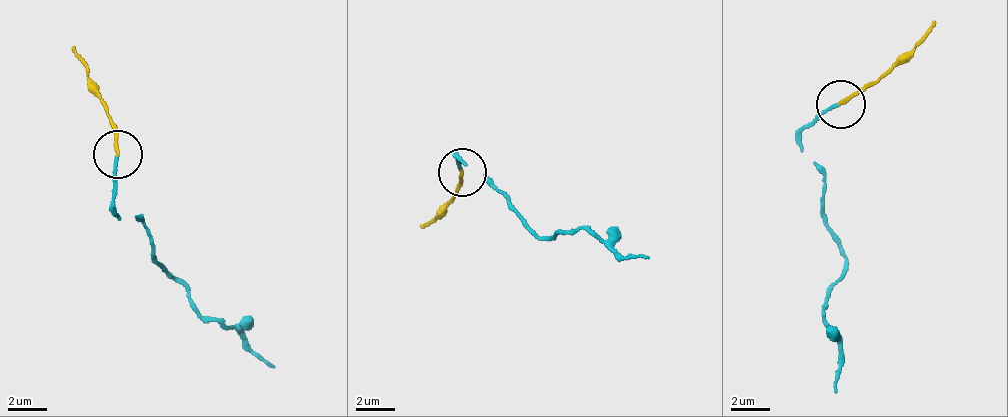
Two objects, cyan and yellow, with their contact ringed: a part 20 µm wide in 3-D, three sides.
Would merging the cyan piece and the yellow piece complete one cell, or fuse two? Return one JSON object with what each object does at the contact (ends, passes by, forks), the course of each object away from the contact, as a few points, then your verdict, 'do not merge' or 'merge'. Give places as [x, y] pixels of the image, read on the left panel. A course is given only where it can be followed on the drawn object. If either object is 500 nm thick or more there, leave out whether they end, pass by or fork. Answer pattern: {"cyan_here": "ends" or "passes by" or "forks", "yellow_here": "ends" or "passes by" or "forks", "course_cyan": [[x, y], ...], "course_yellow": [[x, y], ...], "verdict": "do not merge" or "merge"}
{"cyan_here": "ends", "yellow_here": "ends", "course_cyan": [[116, 152], [112, 210], [148, 230], [153, 263], [174, 277], [202, 317], [216, 316], [274, 366]], "course_yellow": [[116, 152], [111, 116], [74, 48]], "verdict": "do not merge"}

